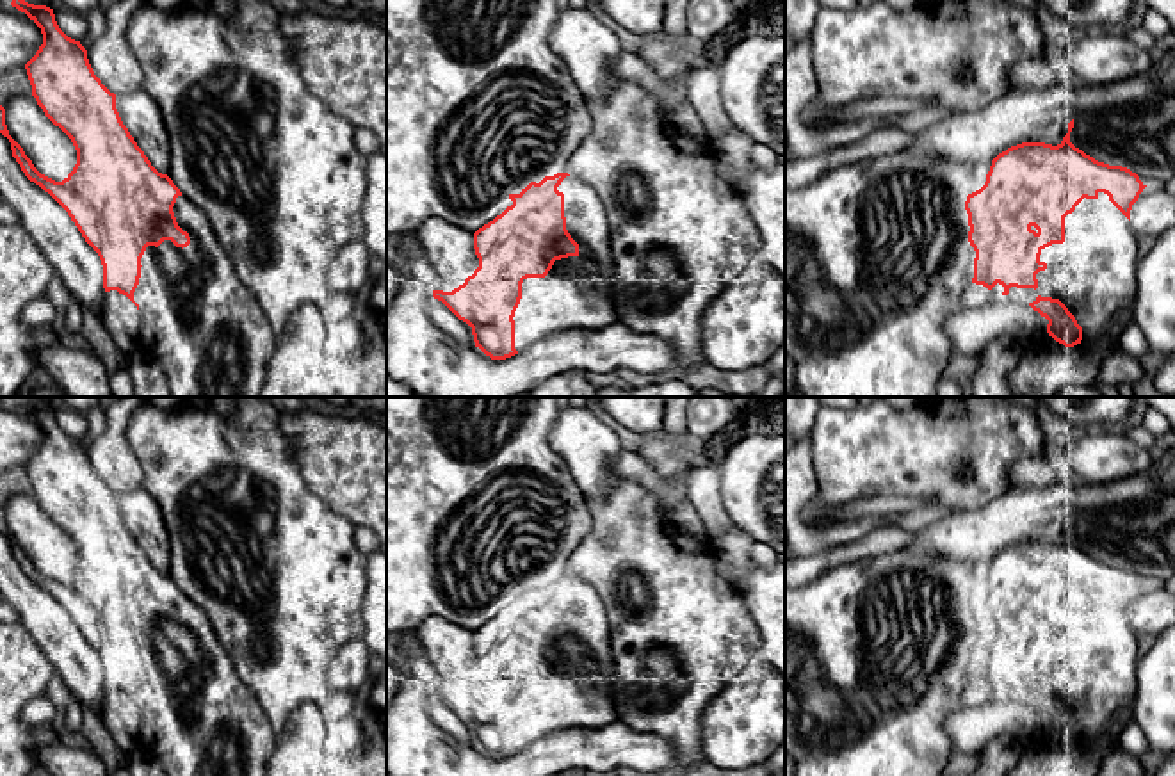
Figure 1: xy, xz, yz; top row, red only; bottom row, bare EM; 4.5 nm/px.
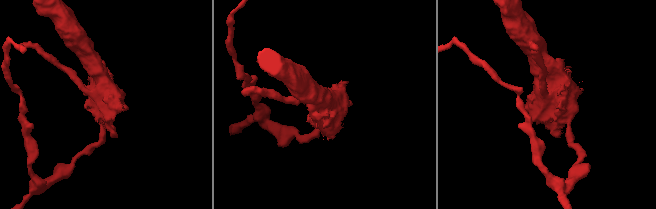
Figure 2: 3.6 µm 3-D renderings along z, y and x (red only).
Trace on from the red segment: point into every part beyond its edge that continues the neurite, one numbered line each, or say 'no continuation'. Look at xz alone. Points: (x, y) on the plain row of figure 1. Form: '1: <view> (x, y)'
1: xz (577, 691)

